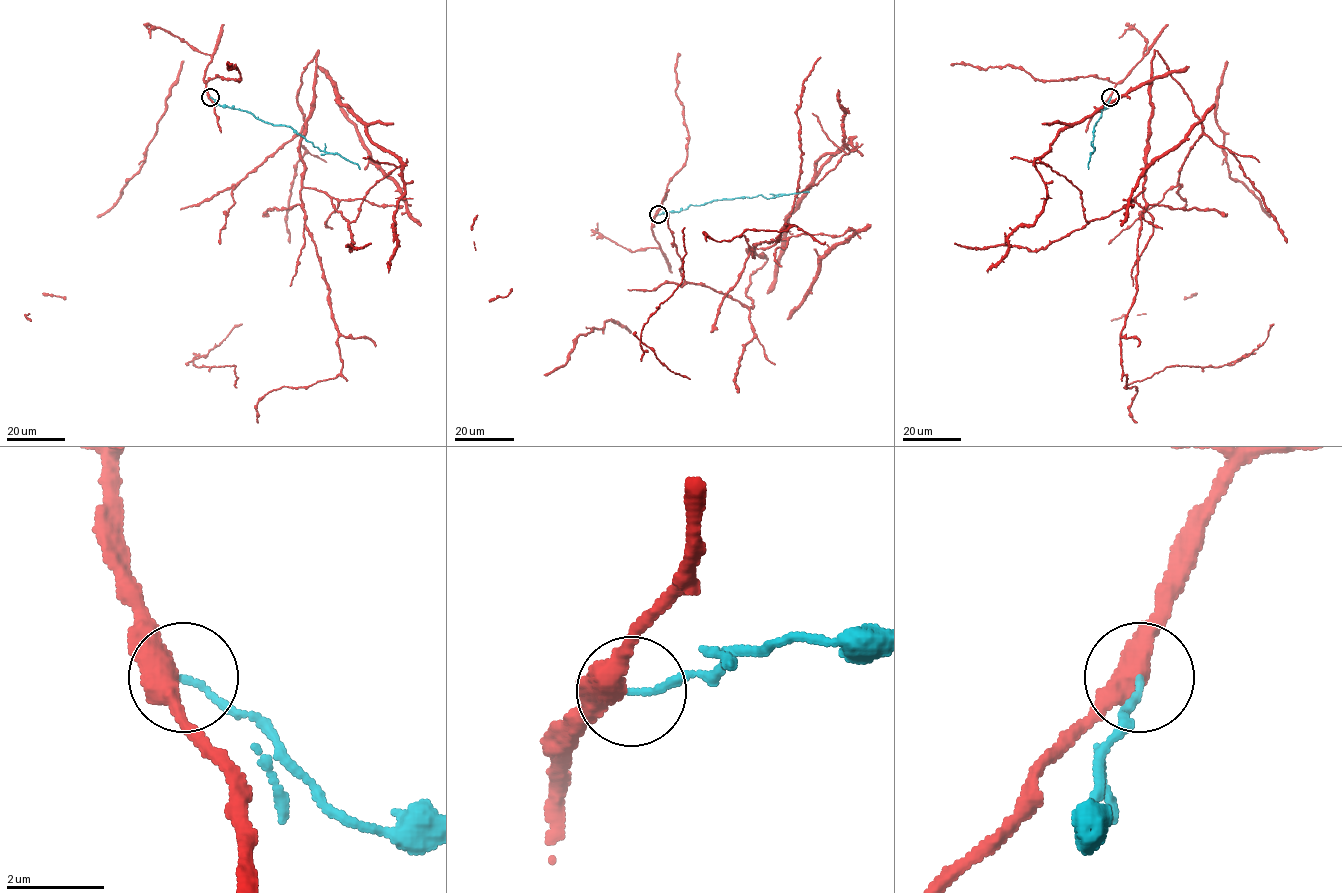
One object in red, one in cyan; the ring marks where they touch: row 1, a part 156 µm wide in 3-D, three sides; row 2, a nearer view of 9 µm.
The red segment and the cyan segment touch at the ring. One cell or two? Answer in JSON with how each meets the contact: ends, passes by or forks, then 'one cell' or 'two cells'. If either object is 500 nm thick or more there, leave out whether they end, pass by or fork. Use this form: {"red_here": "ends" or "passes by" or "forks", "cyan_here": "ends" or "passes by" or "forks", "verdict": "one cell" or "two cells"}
{"red_here": "passes by", "cyan_here": "ends", "verdict": "two cells"}

